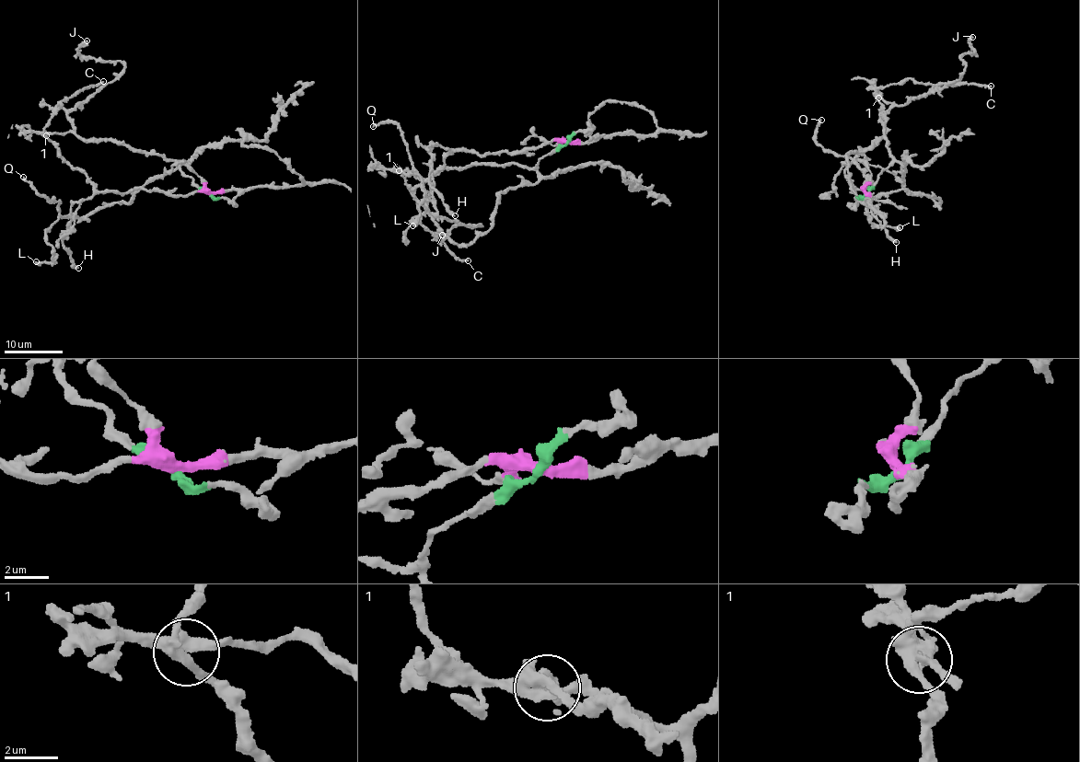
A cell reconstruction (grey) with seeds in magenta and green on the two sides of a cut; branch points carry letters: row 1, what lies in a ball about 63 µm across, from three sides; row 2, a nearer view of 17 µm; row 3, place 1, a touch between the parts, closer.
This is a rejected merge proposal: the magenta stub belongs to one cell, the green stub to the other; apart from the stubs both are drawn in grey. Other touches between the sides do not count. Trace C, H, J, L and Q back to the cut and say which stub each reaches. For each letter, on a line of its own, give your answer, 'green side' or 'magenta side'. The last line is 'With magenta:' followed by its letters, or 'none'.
C: magenta side
H: magenta side
J: green side
L: green side
Q: green side
With magenta: C, H

